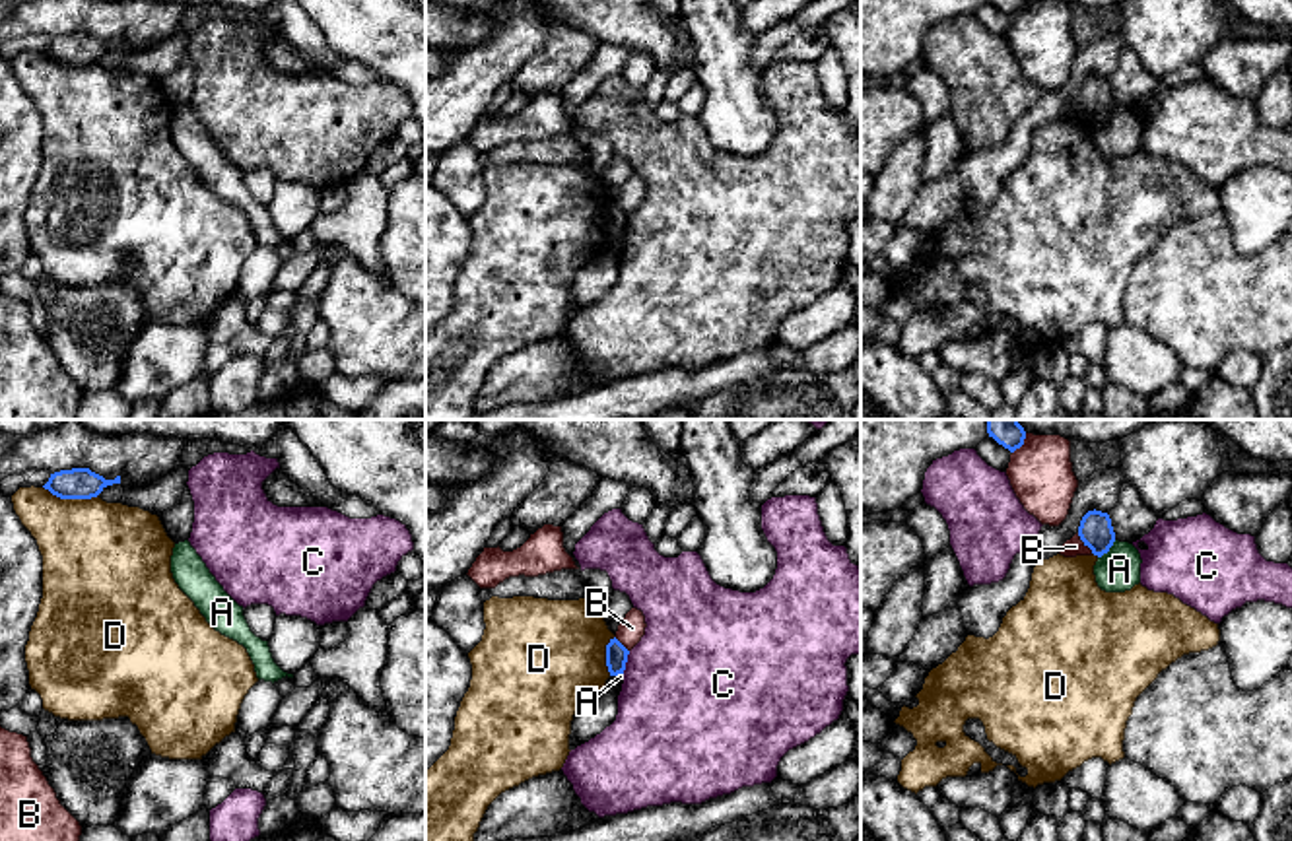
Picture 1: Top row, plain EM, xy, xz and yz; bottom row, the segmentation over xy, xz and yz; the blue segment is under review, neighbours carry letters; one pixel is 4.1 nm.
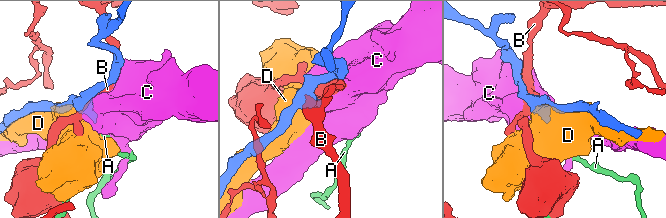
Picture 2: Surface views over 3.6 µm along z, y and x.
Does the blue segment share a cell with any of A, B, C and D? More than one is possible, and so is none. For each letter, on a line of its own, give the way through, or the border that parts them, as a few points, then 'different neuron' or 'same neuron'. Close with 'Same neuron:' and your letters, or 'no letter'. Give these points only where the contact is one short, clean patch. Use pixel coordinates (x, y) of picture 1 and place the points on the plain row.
A: border along yz (1116, 105), (1098, 123); different neuron
B: different neuron
C: different neuron
D: different neuron
Same neuron: no letter

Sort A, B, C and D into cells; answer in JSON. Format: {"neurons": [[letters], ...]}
{"neurons": [["A"], ["B"], ["C"], ["D"]]}

